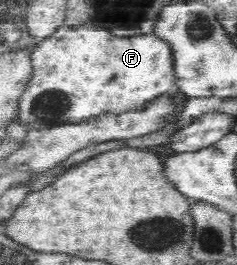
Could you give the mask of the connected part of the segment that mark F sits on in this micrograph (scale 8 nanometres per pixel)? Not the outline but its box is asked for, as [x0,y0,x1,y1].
[17,22,175,129]

